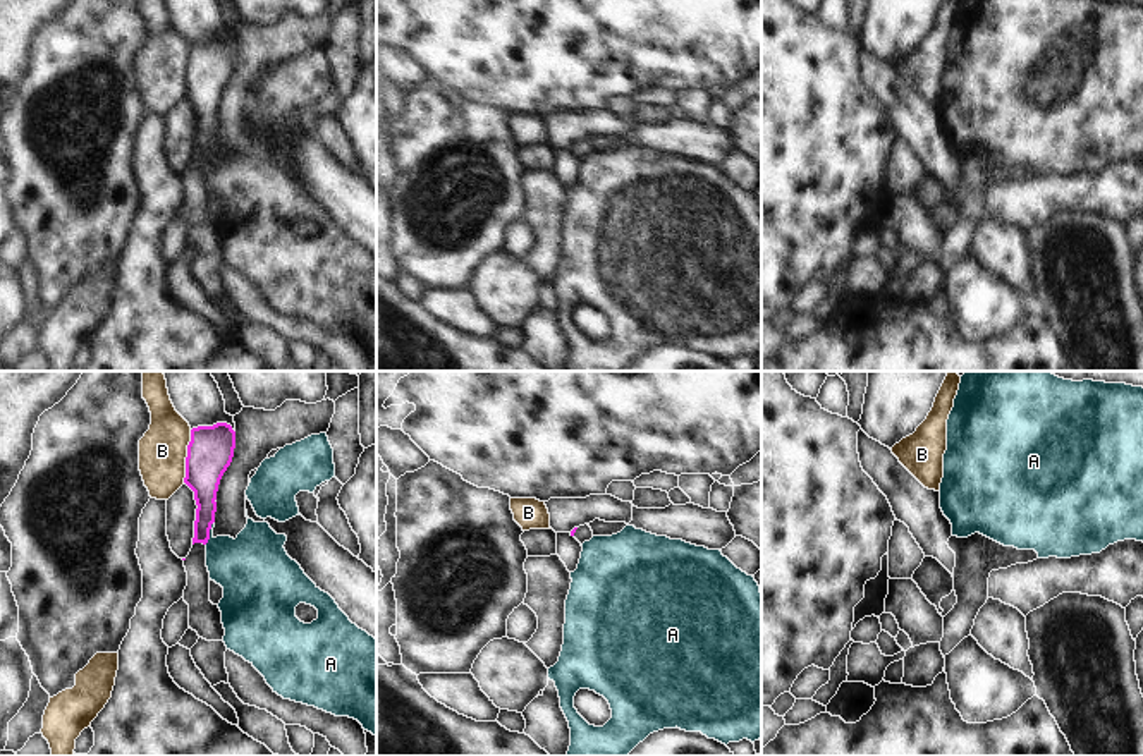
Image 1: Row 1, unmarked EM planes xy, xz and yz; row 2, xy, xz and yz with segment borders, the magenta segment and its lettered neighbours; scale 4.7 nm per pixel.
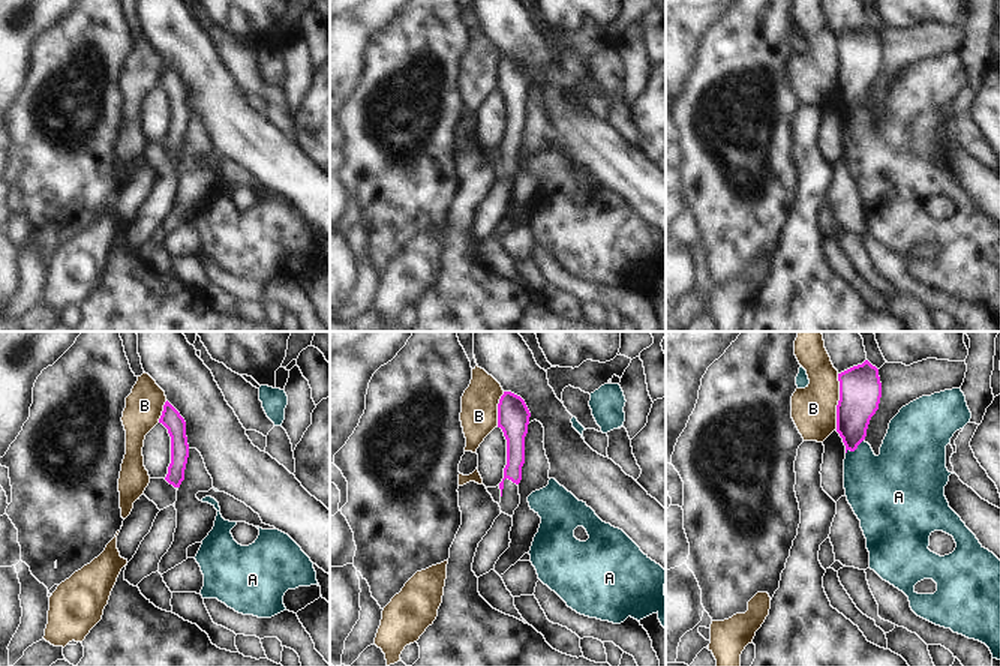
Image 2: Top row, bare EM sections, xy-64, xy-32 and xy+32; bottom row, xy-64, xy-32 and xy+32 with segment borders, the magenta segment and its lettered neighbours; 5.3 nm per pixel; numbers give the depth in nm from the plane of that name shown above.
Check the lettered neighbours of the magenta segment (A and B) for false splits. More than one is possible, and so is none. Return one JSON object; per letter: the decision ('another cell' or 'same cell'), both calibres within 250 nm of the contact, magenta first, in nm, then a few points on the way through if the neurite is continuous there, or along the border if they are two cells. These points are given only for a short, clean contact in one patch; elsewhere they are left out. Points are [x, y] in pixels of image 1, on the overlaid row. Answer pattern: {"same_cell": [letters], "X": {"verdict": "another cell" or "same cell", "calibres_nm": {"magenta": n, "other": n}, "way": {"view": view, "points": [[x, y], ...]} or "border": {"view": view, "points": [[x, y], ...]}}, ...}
{"same_cell": [], "A": {"verdict": "another cell", "calibres_nm": {"magenta": 150, "other": 300}}, "B": {"verdict": "another cell", "calibres_nm": {"magenta": 220, "other": 220}, "border": {"view": "xy", "points": [[191, 430], [183, 481]]}}}

